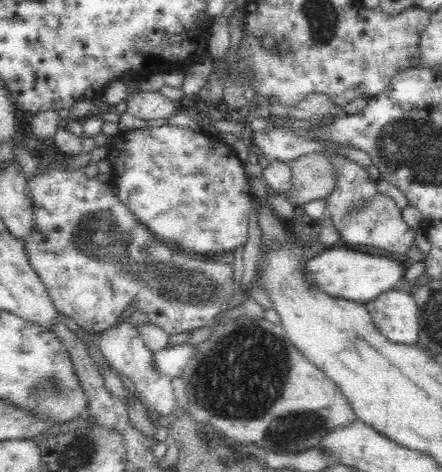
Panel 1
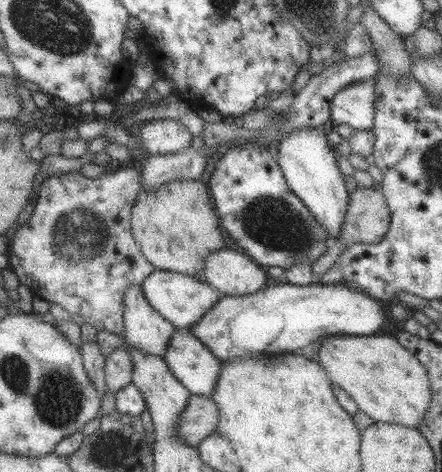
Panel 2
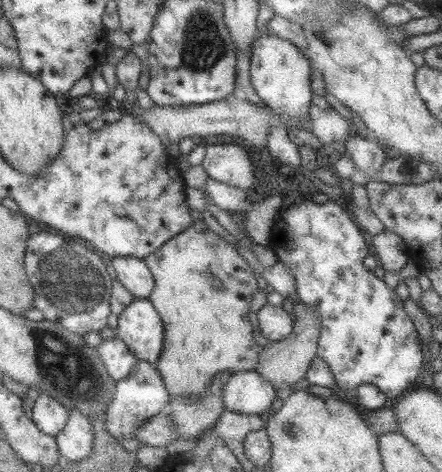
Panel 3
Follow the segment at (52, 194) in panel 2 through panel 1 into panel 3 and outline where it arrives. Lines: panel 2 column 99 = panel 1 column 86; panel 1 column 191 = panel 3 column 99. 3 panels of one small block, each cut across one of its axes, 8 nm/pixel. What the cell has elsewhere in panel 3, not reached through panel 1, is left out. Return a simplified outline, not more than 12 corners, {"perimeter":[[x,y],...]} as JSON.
{"perimeter":[[29,236],[31,306],[65,332],[101,332],[113,282],[99,252]]}

